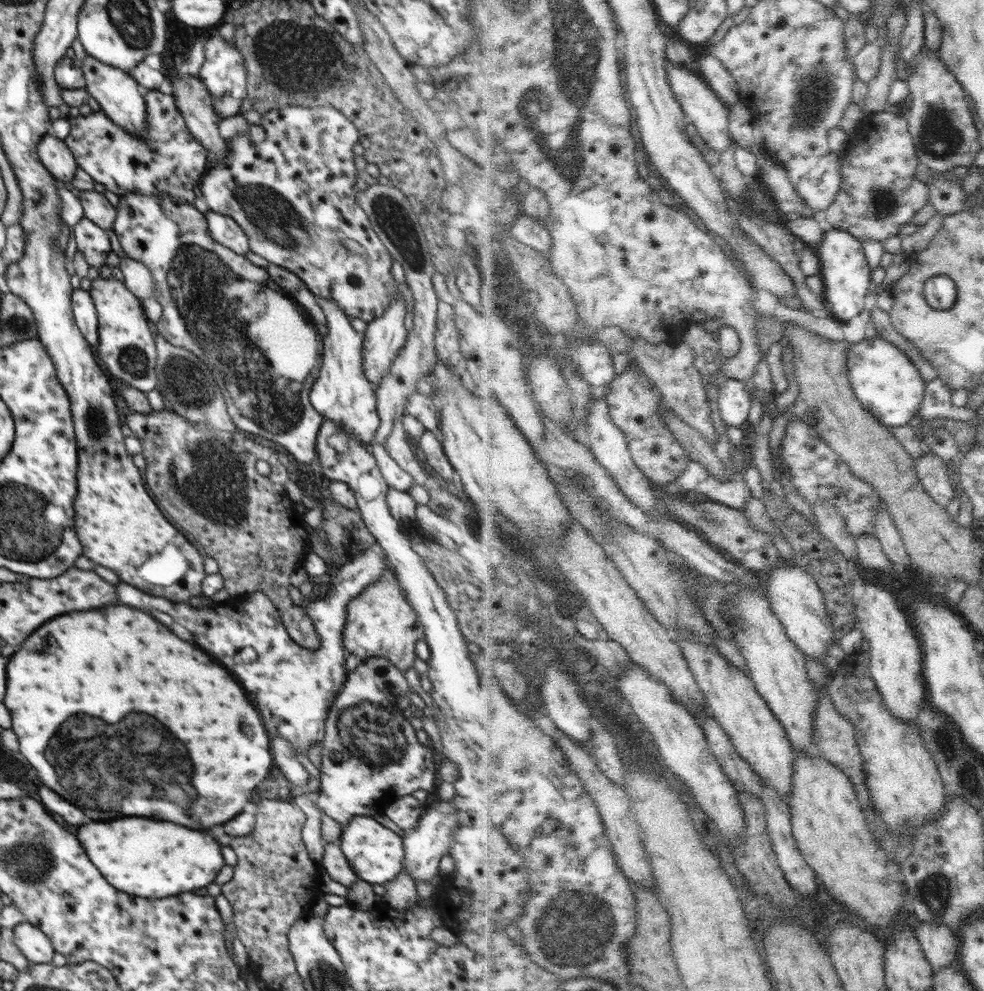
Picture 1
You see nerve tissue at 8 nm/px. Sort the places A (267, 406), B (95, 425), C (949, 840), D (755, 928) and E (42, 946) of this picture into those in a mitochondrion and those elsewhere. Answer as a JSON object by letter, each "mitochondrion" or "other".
{"A":"mitochondrion","B":"mitochondrion","C":"other","D":"other","E":"other"}

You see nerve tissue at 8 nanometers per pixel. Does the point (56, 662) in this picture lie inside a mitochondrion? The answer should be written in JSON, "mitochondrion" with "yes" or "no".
{"mitochondrion":"no"}

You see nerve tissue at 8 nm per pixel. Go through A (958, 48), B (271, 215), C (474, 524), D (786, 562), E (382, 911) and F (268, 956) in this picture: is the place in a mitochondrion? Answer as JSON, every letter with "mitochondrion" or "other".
{"A":"other","B":"mitochondrion","C":"mitochondrion","D":"other","E":"other","F":"other"}

